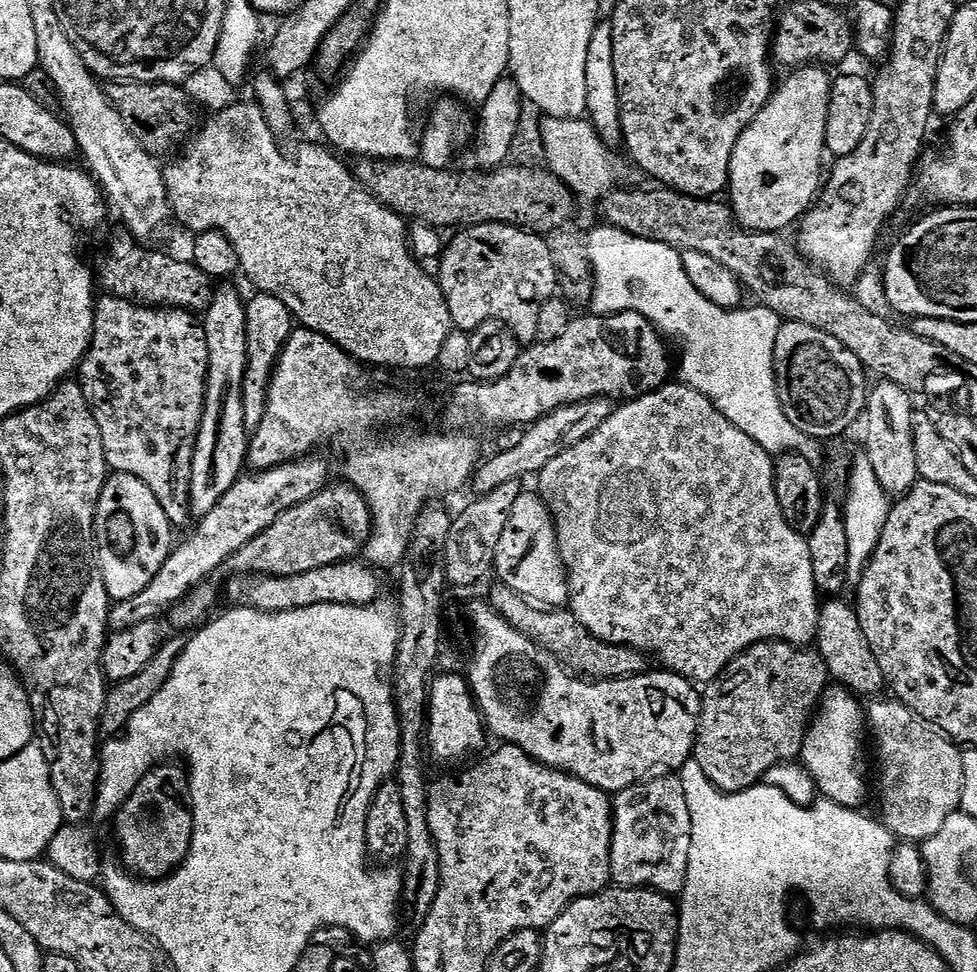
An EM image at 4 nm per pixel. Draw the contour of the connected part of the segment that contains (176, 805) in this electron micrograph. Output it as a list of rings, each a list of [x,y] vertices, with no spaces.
[[[183,767],[164,768],[160,772],[160,788],[145,787],[133,793],[129,800],[121,805],[120,811],[114,817],[116,840],[120,843],[119,859],[133,876],[145,880],[162,880],[171,876],[184,863],[188,851],[192,849],[192,809],[185,793],[180,793],[176,788],[184,790],[187,786],[188,778]]]

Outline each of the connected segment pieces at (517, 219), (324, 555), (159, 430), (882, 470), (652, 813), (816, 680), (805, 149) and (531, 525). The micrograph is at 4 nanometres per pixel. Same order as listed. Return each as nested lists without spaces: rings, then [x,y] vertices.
[[[365,160],[355,165],[354,175],[377,202],[385,204],[392,212],[397,212],[405,221],[427,224],[437,230],[452,228],[463,230],[473,224],[509,224],[523,232],[532,232],[535,236],[551,237],[559,233],[572,220],[578,207],[578,200],[570,188],[558,179],[547,167],[510,168],[499,167],[493,171],[480,170],[477,176],[468,172],[452,172],[448,168],[432,168],[423,162],[405,162],[403,160]]]
[[[329,486],[323,492],[319,492],[314,498],[310,498],[306,502],[302,502],[298,506],[294,506],[290,510],[286,510],[286,514],[282,514],[282,518],[278,518],[278,522],[274,522],[274,526],[270,526],[262,534],[258,534],[258,538],[254,538],[242,546],[242,550],[238,550],[228,559],[226,568],[227,571],[232,571],[232,574],[247,574],[257,578],[261,576],[298,576],[300,574],[310,574],[310,570],[318,570],[322,566],[330,566],[331,564],[343,564],[345,560],[351,560],[361,555],[362,549],[365,547],[368,539],[371,538],[372,532],[372,511],[368,505],[368,500],[358,491],[358,489],[351,486],[343,486],[344,488],[335,488]]]
[[[111,294],[97,299],[92,344],[80,362],[78,383],[96,415],[98,430],[102,430],[109,469],[113,473],[136,476],[150,486],[154,498],[158,498],[162,510],[166,510],[166,518],[176,530],[186,527],[188,520],[193,519],[190,478],[196,435],[200,433],[208,389],[209,358],[206,334],[193,313],[149,308],[119,300]]]
[[[880,382],[877,385],[877,388],[875,385],[868,393],[868,407],[866,409],[868,429],[864,432],[865,449],[863,448],[863,451],[867,455],[870,466],[874,466],[874,474],[889,497],[903,498],[918,483],[920,475],[918,462],[914,454],[914,430],[912,429],[912,418],[914,415],[914,407],[912,408],[913,397],[902,386],[887,382]]]
[[[679,775],[657,776],[655,780],[645,780],[625,792],[615,793],[610,850],[611,883],[617,888],[650,888],[669,898],[679,897],[684,891],[686,870],[690,866],[691,837],[690,810],[686,806],[686,794]]]
[[[783,642],[756,644],[748,649],[736,659],[735,667],[707,685],[703,693],[700,732],[696,735],[694,753],[698,766],[702,766],[702,774],[706,774],[706,778],[710,778],[710,782],[720,792],[745,792],[761,783],[770,769],[795,761],[804,745],[808,726],[829,687],[826,662],[815,650]]]
[[[801,66],[784,80],[784,85],[777,87],[768,105],[763,108],[746,126],[746,130],[738,138],[734,146],[734,154],[730,158],[728,182],[732,200],[730,207],[739,227],[749,232],[783,233],[797,223],[804,213],[812,207],[822,188],[822,177],[826,172],[824,156],[826,157],[826,118],[830,106],[833,77],[827,76],[820,66]]]
[[[521,491],[514,510],[510,510],[510,522],[506,522],[502,542],[498,542],[494,576],[499,583],[537,606],[560,610],[568,604],[568,571],[558,550],[556,528],[544,499],[535,491]]]

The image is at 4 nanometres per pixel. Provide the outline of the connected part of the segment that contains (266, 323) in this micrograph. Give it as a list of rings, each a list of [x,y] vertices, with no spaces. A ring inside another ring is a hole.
[[[258,292],[253,300],[245,303],[246,312],[246,348],[247,370],[243,380],[243,420],[250,432],[261,426],[262,418],[266,414],[266,402],[268,401],[269,382],[275,372],[275,366],[285,348],[286,342],[294,331],[294,317],[285,303],[274,295],[266,295]]]

